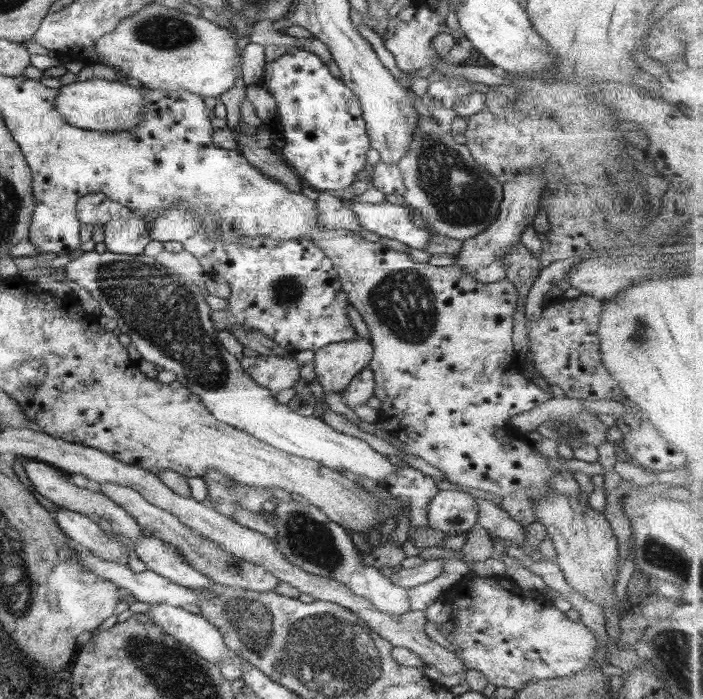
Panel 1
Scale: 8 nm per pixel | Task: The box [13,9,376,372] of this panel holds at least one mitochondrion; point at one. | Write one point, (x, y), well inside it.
(165, 32)

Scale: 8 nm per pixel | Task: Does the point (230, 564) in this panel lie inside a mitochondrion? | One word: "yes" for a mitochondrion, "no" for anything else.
yes

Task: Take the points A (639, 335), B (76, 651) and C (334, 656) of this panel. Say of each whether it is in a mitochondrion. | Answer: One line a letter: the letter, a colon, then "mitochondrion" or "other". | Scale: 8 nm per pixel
A: mitochondrion
B: other
C: mitochondrion

